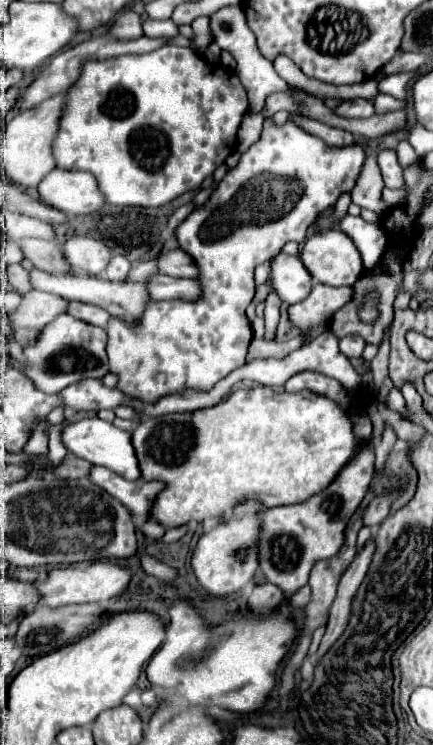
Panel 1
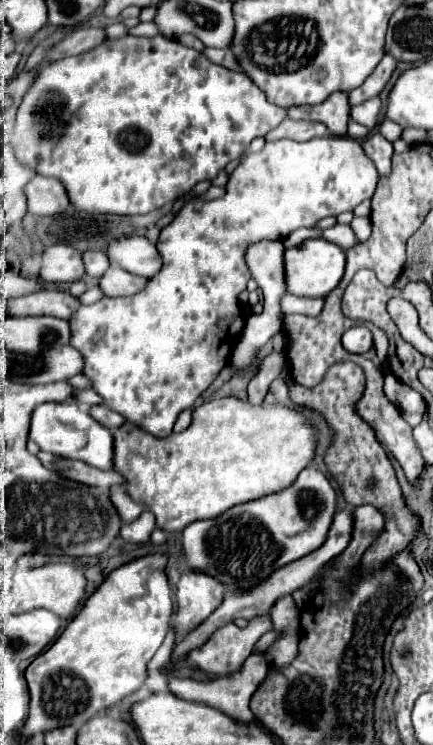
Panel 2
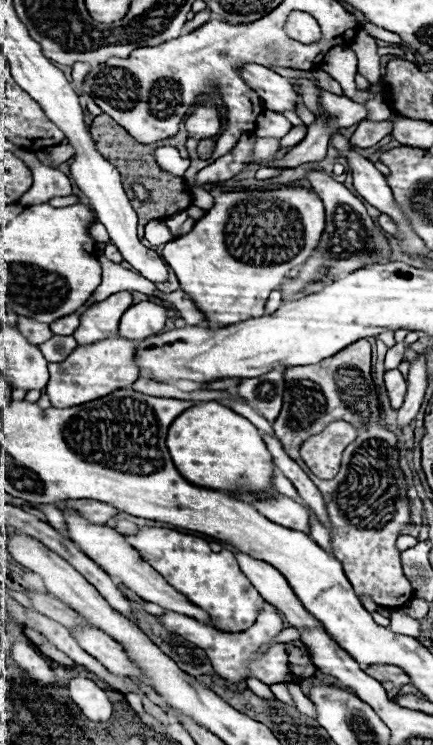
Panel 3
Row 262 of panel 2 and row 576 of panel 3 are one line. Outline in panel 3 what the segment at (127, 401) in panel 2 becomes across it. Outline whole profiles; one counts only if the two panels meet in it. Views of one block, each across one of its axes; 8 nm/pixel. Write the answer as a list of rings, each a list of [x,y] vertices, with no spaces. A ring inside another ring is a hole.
[[[138,528],[134,536],[126,536],[126,542],[140,552],[140,556],[160,572],[170,586],[184,594],[192,604],[206,610],[214,624],[224,632],[244,632],[252,626],[264,598],[252,588],[250,580],[240,570],[234,552],[212,552],[204,538],[182,534],[170,528]]]

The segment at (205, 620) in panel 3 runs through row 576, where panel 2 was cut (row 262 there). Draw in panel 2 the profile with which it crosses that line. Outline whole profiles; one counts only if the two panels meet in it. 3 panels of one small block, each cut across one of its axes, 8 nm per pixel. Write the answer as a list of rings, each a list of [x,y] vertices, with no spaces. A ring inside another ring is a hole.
[[[144,236],[124,238],[124,242],[116,242],[112,250],[108,250],[110,262],[132,274],[144,274],[144,278],[152,278],[162,268],[162,256],[156,250],[156,244],[148,242]]]

